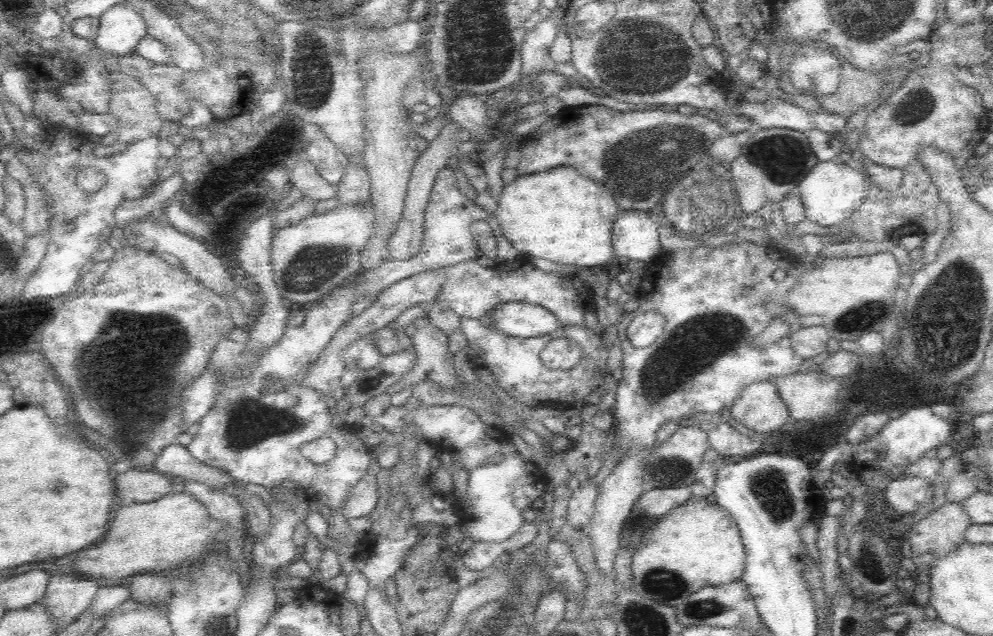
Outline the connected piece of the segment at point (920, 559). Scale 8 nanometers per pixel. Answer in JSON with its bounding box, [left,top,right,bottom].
[904,502,971,607]

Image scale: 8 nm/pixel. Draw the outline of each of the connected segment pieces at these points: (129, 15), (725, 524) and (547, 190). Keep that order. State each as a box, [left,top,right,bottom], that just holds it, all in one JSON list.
[[95,4,147,58],[632,497,744,608],[494,168,620,266]]

